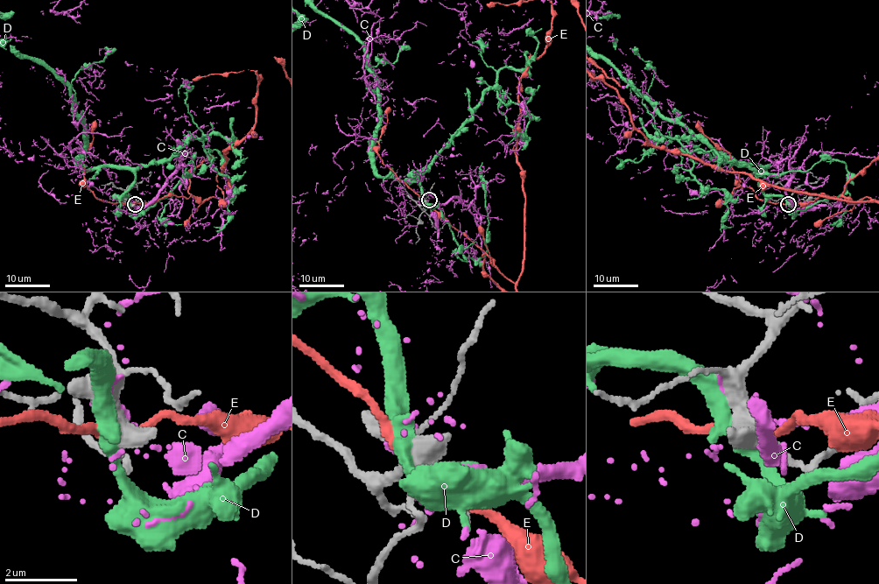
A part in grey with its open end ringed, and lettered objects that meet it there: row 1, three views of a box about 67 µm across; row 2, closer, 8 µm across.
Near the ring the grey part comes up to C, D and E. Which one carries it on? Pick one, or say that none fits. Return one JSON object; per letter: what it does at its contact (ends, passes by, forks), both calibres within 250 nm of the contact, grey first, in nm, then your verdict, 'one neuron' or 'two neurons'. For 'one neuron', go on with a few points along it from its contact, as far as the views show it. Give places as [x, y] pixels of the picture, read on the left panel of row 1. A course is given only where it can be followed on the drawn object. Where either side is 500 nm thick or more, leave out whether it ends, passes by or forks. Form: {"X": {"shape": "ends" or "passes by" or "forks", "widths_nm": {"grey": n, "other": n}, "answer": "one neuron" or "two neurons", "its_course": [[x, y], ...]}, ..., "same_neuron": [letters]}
{"C": {"shape": "ends", "widths_nm": {"grey": 480, "other": 160}, "answer": "two neurons"}, "D": {"shape": "passes by", "widths_nm": {"grey": 440, "other": 480}, "answer": "two neurons"}, "E": {"widths_nm": {"grey": 550, "other": 240}, "answer": "two neurons"}, "same_neuron": []}

